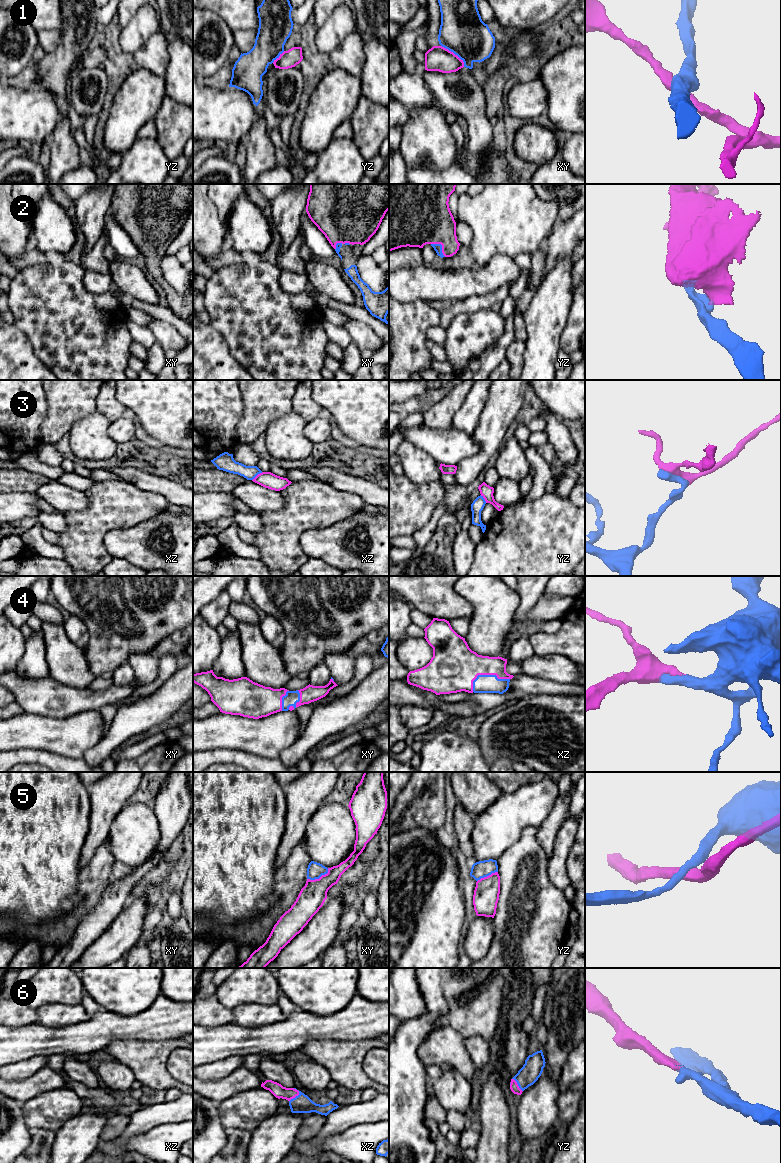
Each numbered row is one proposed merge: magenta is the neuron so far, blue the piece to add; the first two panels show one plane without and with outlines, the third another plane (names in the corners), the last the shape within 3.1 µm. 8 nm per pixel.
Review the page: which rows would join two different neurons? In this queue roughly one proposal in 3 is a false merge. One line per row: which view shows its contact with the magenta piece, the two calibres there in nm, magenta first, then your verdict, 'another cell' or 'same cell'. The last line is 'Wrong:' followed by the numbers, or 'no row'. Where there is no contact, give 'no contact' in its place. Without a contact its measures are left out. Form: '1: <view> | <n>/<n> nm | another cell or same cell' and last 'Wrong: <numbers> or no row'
1: xy | 200/360 nm | another cell
2: yz | 400/60 nm | same cell
3: xz | 130/120 nm | another cell
4: xz | 380/140 nm | same cell
5: xy | 220/130 nm | another cell
6: xz | 100/150 nm | same cell
Wrong: 1, 3, 5

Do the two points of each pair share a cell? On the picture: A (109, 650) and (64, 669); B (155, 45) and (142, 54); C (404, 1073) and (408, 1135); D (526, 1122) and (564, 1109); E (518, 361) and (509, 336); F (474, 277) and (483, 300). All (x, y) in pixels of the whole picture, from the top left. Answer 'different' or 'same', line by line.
A: different
B: same
C: same
D: different
E: different
F: different

